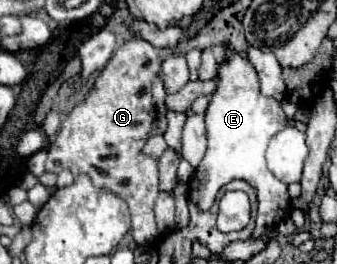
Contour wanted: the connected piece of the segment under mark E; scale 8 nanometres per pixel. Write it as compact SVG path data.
M226 49L226 61L218 67L218 87L212 93L210 105L206 109L206 129L208 129L208 151L190 181L190 201L194 201L202 211L206 211L222 185L244 179L258 189L258 217L254 235L262 235L266 229L276 227L290 209L290 195L286 183L274 179L266 167L266 147L270 137L286 127L286 115L280 103L272 97L260 93L258 77L248 57Z

